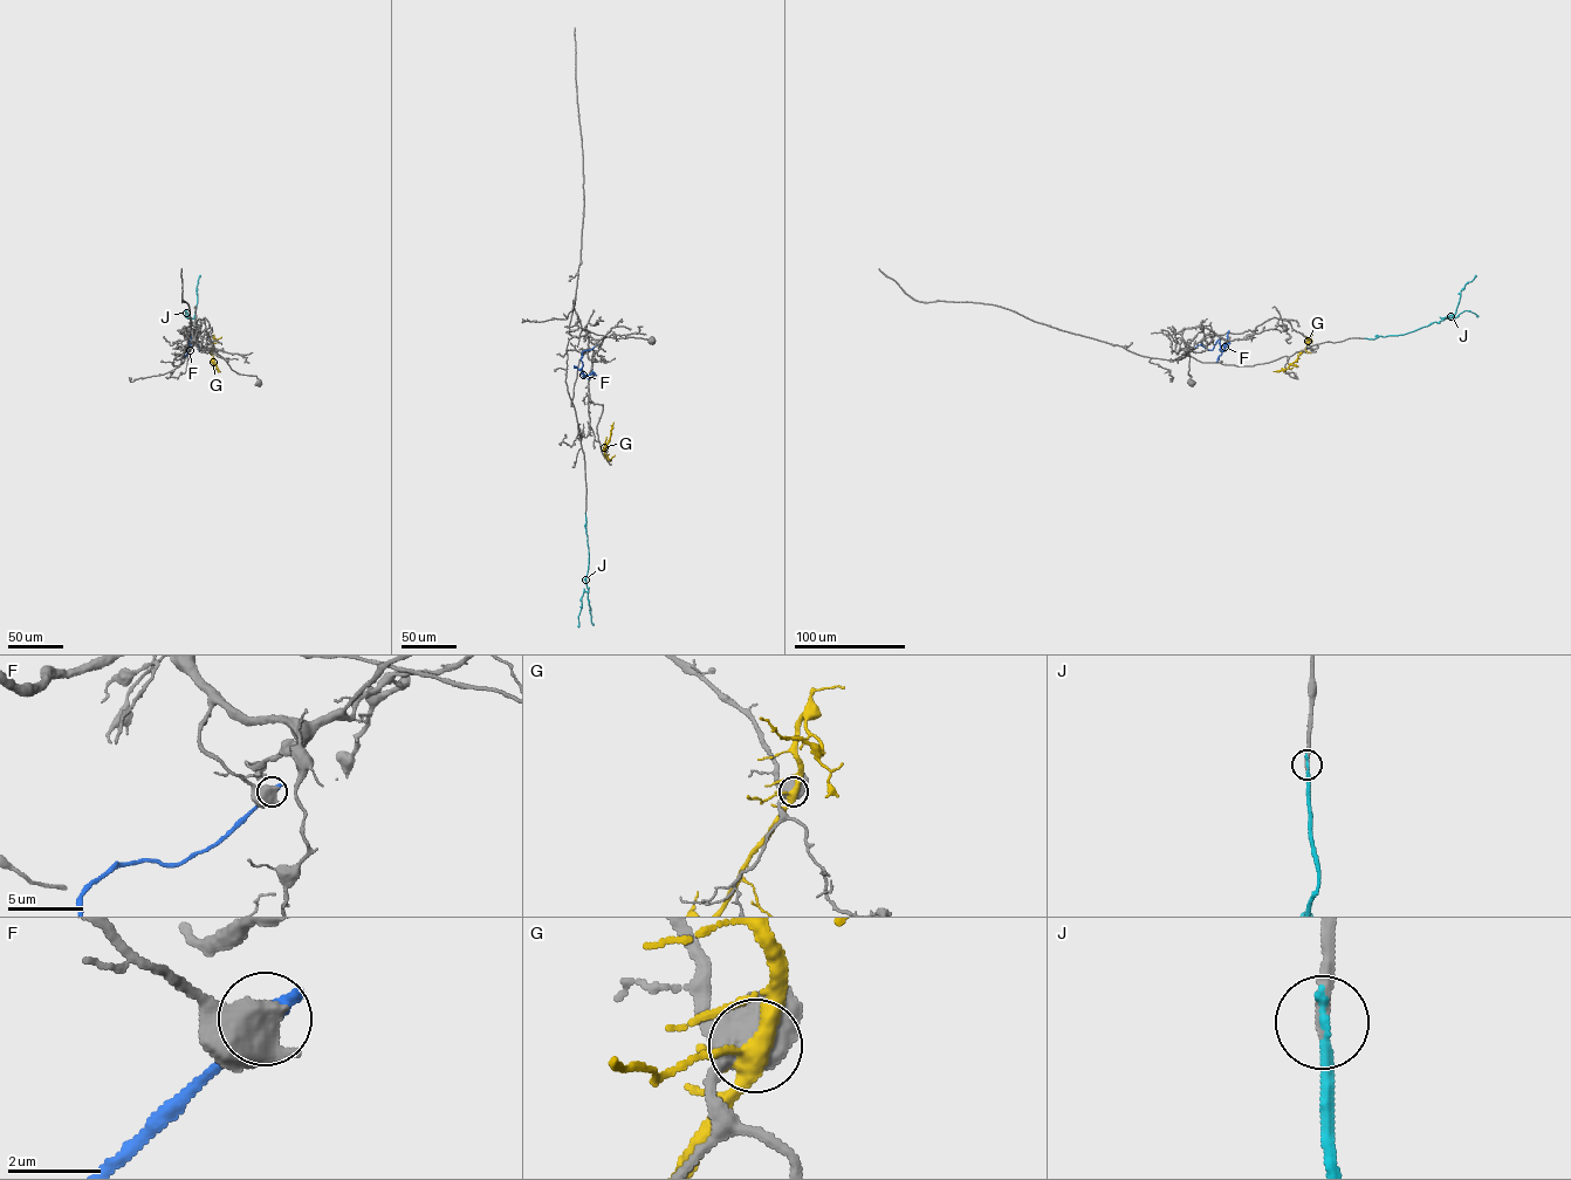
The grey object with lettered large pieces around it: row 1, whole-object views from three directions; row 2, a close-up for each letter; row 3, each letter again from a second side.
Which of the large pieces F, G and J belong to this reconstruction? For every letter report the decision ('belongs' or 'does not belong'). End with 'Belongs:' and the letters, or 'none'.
F: does not belong
G: does not belong
J: belongs
Belongs: J

